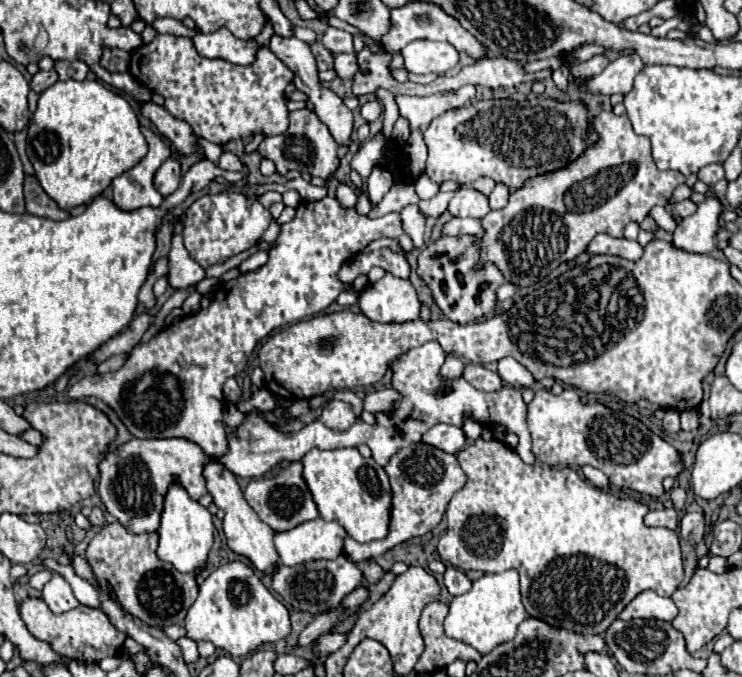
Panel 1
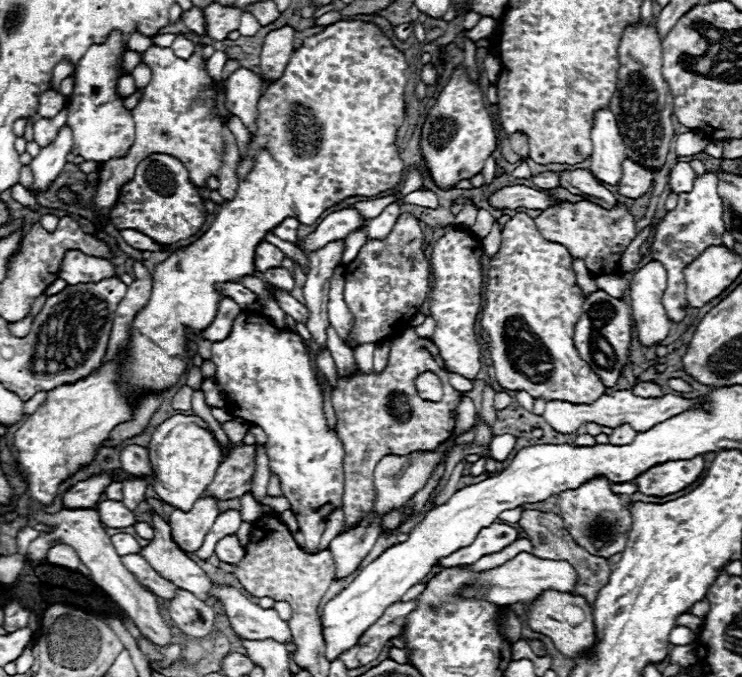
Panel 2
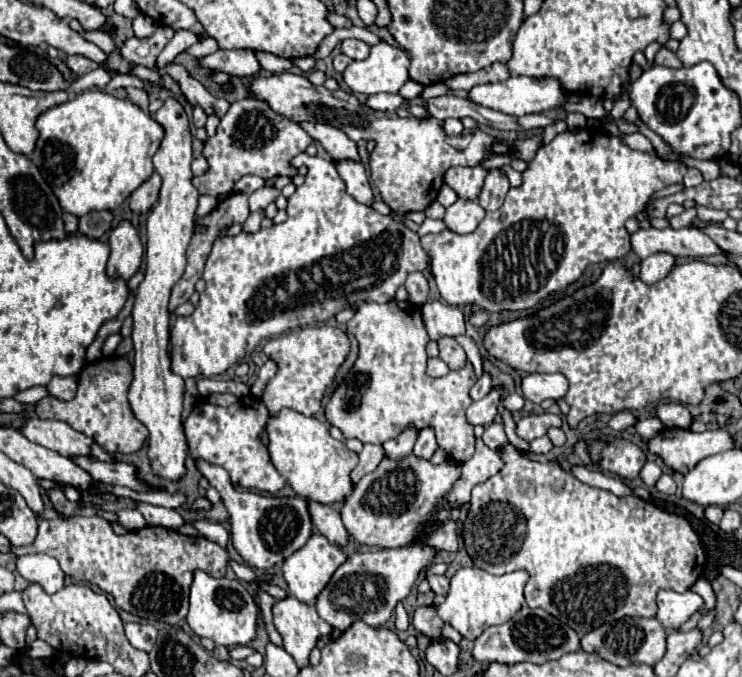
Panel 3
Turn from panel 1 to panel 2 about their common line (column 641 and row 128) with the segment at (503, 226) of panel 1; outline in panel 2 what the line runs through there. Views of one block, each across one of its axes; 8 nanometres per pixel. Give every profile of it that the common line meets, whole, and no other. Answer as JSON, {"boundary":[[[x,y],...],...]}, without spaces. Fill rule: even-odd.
{"boundary":[[[150,46],[142,54],[142,62],[152,68],[152,80],[144,88],[142,98],[136,104],[136,108],[132,108],[132,118],[136,124],[136,138],[134,138],[132,148],[126,152],[126,156],[108,160],[108,164],[104,164],[100,172],[100,190],[92,198],[94,210],[96,214],[100,214],[100,220],[102,220],[102,214],[108,214],[112,204],[118,200],[120,186],[126,184],[134,176],[138,162],[154,152],[170,154],[178,158],[186,166],[190,180],[196,186],[206,186],[206,180],[210,176],[220,174],[220,164],[222,164],[220,154],[224,146],[222,134],[220,134],[222,120],[214,104],[216,82],[206,72],[206,60],[202,56],[202,46],[196,46],[196,52],[192,52],[188,60],[174,56],[170,48]],[[194,96],[198,96],[200,100],[194,108],[188,108]]]}

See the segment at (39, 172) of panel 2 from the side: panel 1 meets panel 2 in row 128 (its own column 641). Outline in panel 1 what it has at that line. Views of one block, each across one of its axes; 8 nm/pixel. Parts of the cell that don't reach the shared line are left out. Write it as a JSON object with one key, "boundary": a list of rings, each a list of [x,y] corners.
{"boundary":[[[624,54],[612,60],[606,70],[594,76],[584,88],[596,94],[628,94],[632,90],[634,76],[644,68],[638,54]]]}

